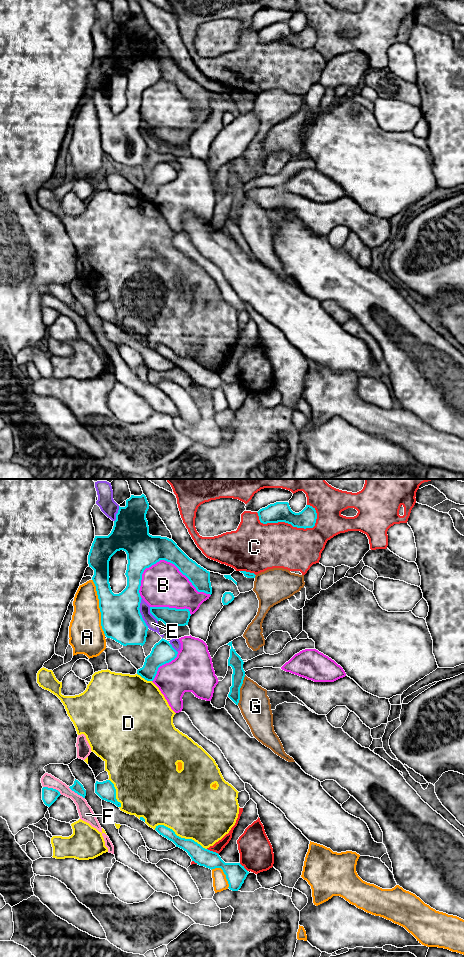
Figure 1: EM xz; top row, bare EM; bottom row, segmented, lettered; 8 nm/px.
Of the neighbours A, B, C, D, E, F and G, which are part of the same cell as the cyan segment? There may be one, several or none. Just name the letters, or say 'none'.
none

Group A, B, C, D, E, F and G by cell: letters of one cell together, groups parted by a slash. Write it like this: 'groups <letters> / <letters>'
groups A / B / C / D / E / F / G

